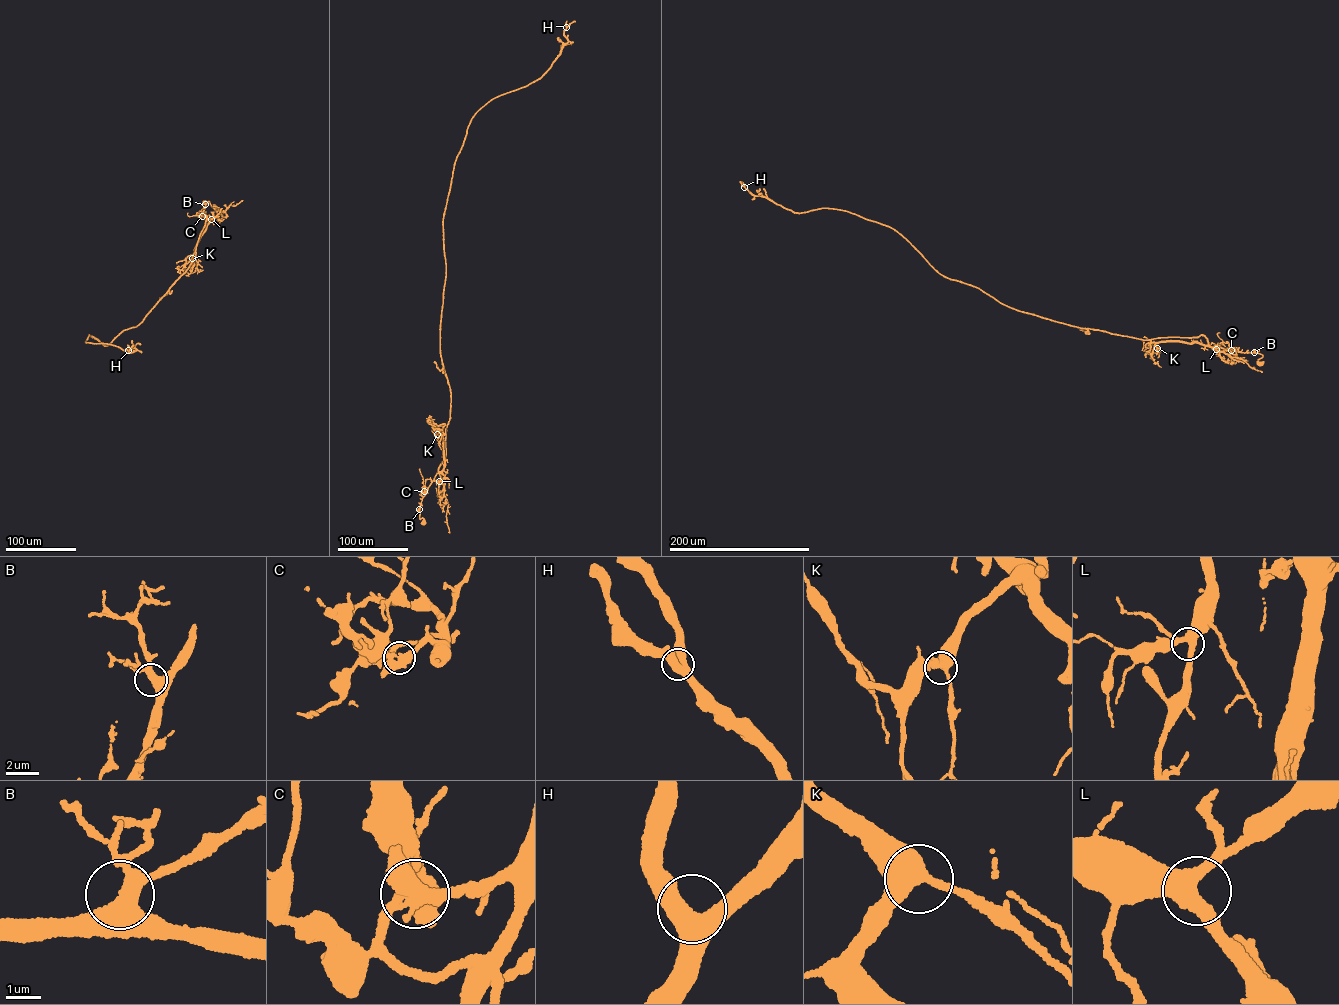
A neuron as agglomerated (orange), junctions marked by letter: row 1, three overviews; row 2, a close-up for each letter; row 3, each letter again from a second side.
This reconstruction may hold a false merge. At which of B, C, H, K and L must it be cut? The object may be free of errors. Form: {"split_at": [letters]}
{"split_at": ["C"]}

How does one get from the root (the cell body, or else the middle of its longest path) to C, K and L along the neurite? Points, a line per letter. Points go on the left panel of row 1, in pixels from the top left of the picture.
C: (215, 207), (208, 201), (202, 216)
K: (215, 207), (208, 201), (205, 205), (203, 214), (209, 221), (192, 258)
L: (215, 207), (208, 201), (203, 209), (204, 218), (211, 219)

